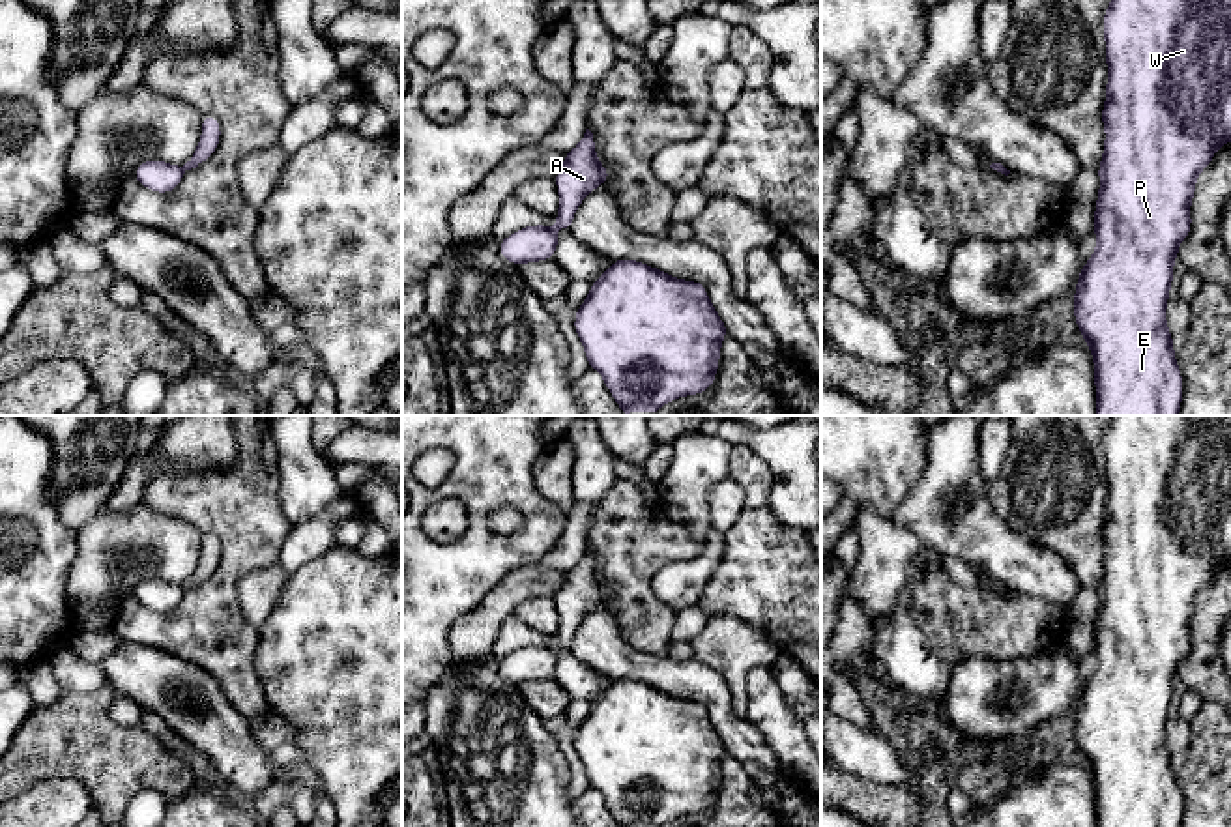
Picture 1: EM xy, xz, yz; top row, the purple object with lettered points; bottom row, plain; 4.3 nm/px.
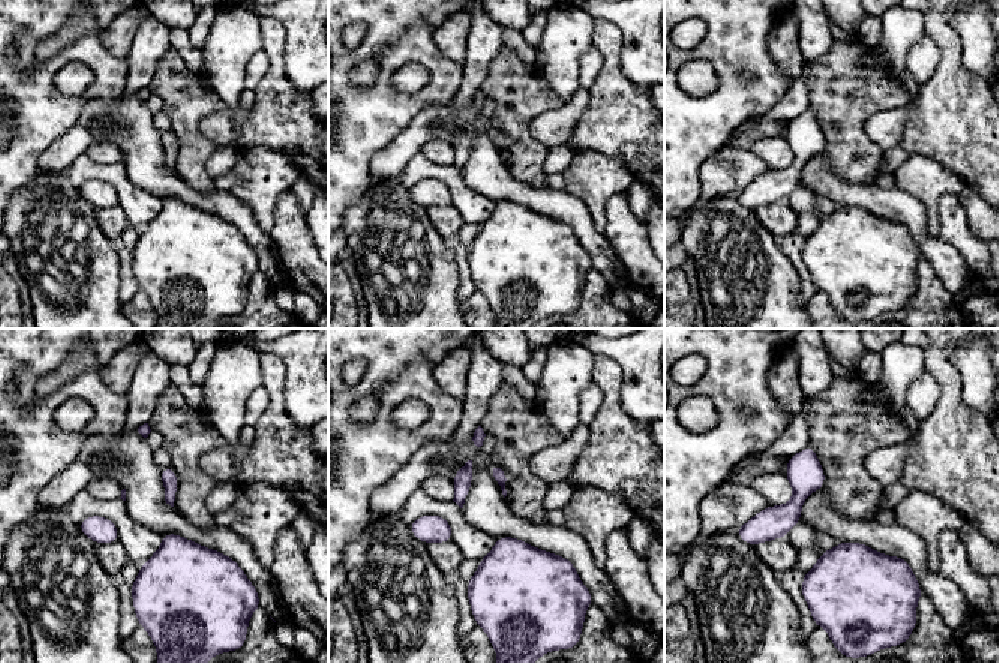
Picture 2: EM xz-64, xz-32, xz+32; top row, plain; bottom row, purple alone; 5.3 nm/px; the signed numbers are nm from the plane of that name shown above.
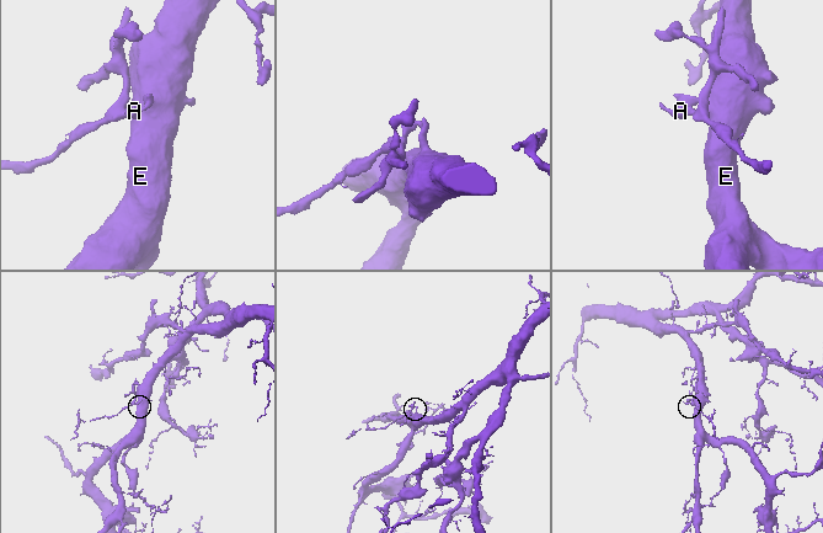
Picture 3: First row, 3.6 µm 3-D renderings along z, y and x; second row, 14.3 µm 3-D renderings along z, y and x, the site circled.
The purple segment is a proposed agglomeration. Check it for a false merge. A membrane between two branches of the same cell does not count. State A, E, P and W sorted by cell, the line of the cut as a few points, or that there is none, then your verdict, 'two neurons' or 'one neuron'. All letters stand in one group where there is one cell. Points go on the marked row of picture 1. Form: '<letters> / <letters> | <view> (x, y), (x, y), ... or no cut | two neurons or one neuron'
A / E P W | xz (601, 169), (605, 180) | two neurons

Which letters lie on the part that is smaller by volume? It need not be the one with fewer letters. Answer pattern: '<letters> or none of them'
A

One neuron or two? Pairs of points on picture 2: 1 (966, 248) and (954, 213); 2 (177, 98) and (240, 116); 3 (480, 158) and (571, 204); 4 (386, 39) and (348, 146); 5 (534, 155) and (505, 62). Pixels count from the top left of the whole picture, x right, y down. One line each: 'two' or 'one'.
1: one
2: two
3: one
4: one
5: one

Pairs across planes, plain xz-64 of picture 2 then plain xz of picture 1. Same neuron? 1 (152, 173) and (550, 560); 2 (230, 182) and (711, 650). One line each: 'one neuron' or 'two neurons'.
1: two neurons
2: two neurons

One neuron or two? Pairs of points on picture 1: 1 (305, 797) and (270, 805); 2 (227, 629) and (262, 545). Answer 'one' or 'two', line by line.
1: one
2: one

